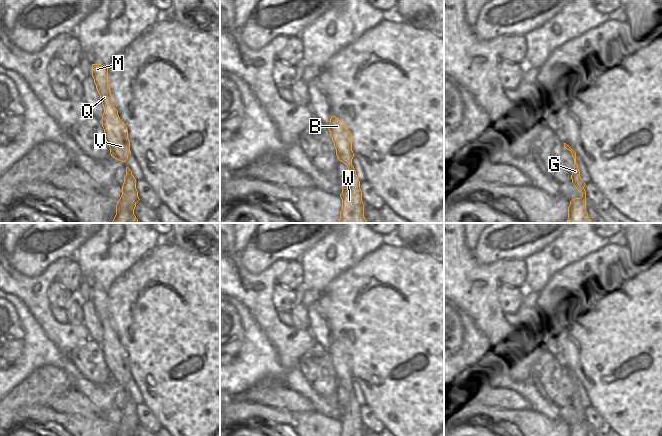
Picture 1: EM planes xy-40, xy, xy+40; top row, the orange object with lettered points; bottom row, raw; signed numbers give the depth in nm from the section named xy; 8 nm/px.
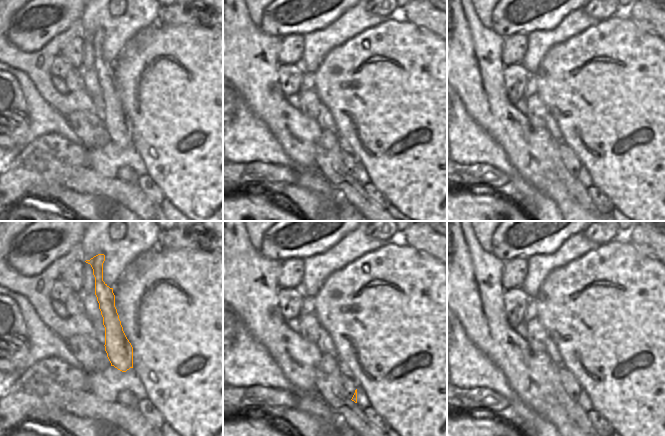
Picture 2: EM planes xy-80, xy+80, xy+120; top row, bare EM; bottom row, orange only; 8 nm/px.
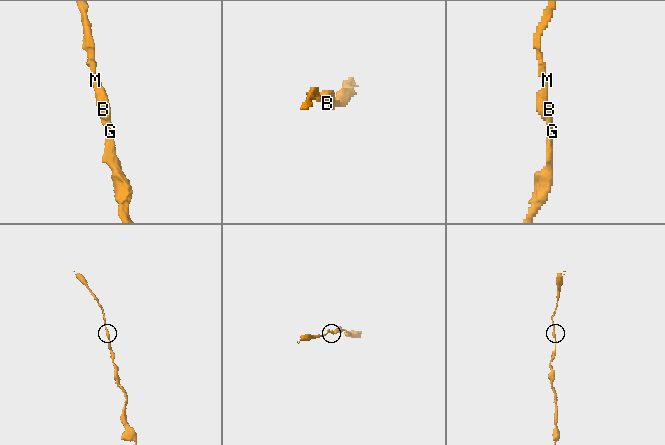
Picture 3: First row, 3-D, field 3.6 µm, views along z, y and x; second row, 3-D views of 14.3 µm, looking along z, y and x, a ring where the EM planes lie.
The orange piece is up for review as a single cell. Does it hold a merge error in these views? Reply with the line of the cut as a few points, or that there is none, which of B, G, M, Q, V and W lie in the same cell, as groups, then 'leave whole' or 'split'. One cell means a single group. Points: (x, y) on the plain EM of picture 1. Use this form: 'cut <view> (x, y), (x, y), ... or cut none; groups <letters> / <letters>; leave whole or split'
cut none; groups B G M Q V W; leave whole

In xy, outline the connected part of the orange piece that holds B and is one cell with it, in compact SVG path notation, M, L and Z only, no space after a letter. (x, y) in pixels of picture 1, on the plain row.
M335 340L328 349L338 384L348 391L348 401L342 408L342 433L340 436L364 436L362 415L356 395L352 390L354 377L352 375L352 359L348 352Z

